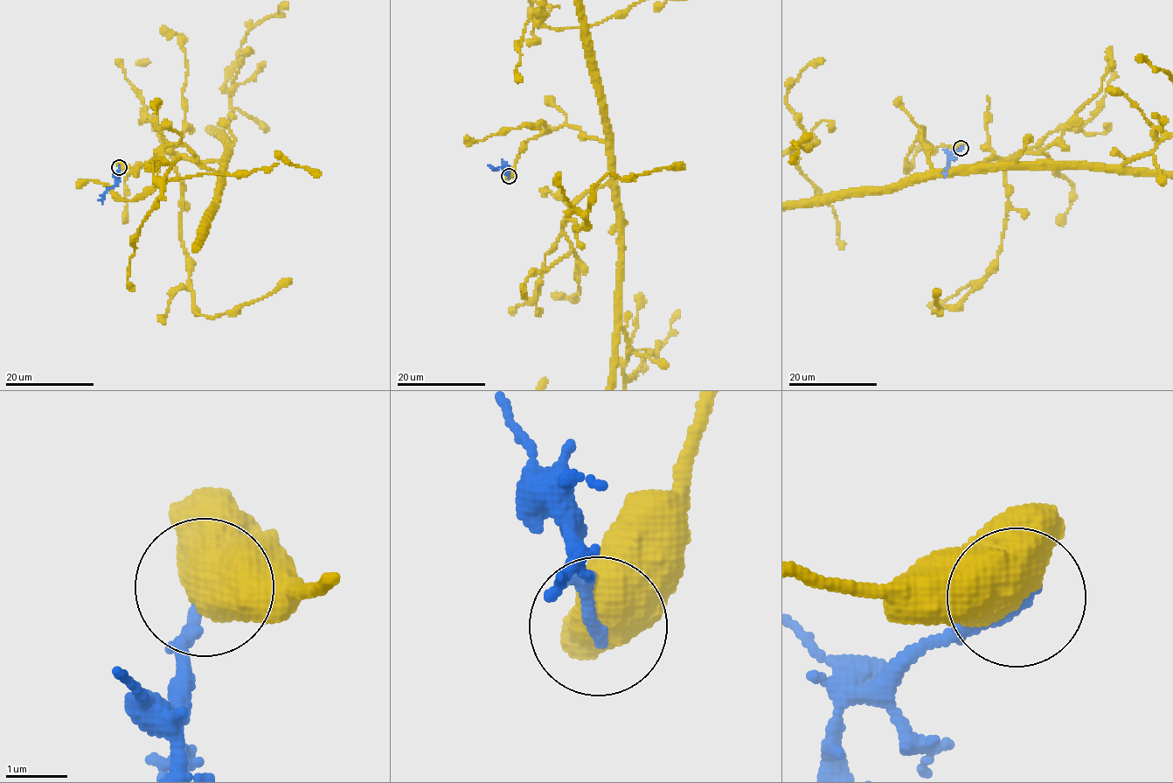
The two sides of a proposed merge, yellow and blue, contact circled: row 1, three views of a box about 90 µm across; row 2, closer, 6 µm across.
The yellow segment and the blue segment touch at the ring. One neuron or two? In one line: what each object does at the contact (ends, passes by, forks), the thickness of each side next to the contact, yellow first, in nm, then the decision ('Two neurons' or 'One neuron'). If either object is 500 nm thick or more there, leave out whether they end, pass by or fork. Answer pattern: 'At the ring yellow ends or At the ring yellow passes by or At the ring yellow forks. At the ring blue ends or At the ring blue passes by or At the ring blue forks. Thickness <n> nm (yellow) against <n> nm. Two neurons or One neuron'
Thickness 750 nm (yellow) against 200 nm. Two neurons

